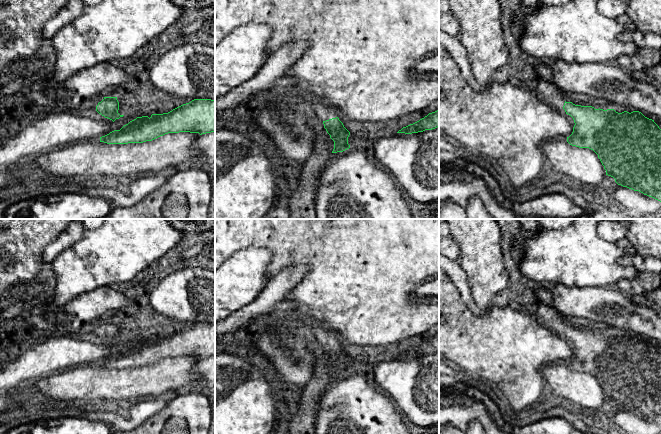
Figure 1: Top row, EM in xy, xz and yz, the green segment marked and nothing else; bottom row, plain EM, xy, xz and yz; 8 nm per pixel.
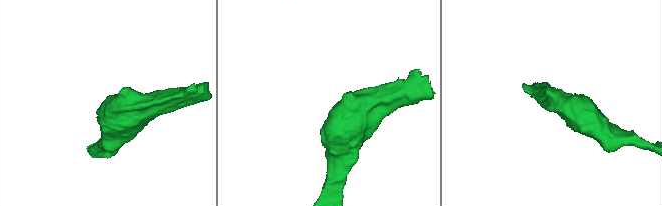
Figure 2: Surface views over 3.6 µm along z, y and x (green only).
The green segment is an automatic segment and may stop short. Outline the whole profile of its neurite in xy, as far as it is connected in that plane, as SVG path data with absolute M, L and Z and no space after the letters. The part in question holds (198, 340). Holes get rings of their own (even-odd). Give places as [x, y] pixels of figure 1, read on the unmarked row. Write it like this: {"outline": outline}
{"outline": "M194 323L168 337L152 338L150 342L148 340L137 341L120 354L114 354L100 361L100 366L107 368L143 367L168 357L179 356L199 357L200 359L215 356L215 324Z"}

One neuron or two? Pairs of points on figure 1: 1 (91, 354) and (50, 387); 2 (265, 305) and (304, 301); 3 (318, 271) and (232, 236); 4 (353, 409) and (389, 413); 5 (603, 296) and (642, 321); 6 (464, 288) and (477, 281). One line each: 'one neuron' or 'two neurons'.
1: two neurons
2: two neurons
3: one neuron
4: one neuron
5: one neuron
6: two neurons

